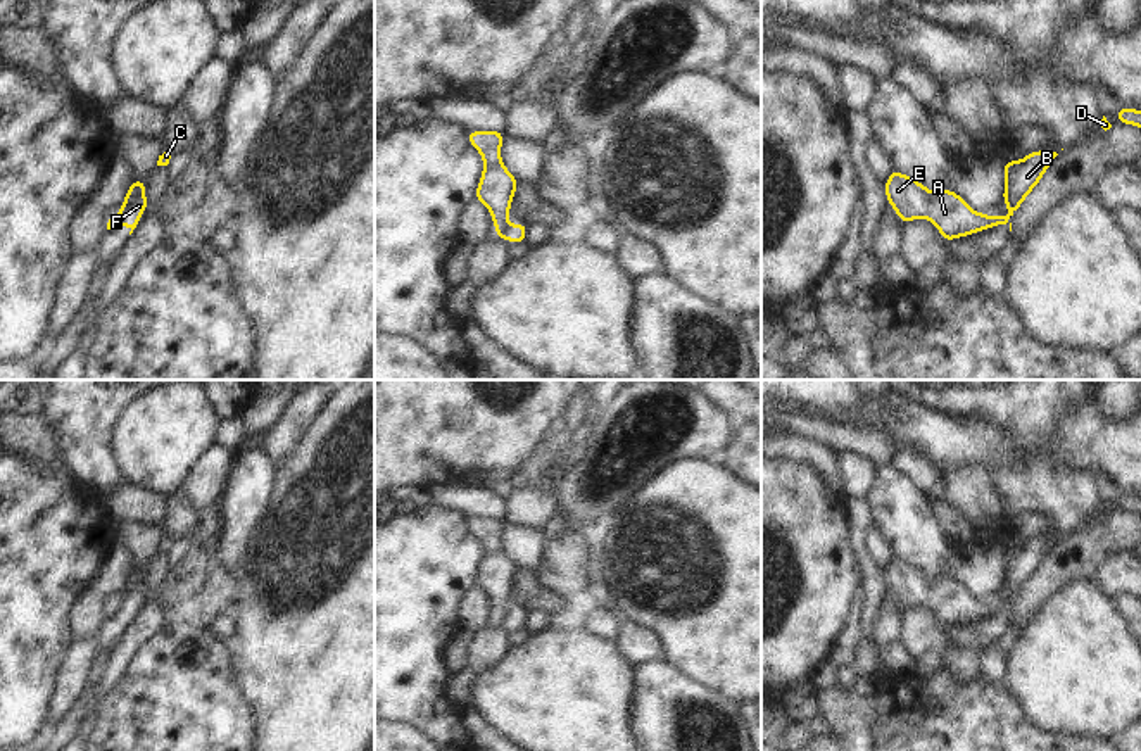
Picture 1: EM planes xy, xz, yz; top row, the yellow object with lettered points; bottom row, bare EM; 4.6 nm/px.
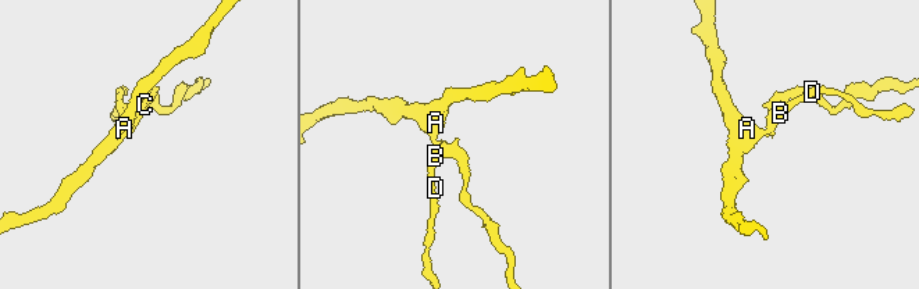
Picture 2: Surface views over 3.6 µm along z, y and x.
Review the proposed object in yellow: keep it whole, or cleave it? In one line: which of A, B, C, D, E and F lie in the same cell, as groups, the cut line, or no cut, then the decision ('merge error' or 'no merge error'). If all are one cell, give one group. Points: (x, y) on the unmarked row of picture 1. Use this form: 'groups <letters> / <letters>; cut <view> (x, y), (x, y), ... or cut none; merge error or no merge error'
groups A E / B C D F; cut yz (991, 603), (995, 612); merge error

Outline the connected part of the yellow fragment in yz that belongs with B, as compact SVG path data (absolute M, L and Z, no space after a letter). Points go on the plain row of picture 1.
M1034 537L1027 540L1022 547L1006 547L1005 549L1005 578L1003 587L1008 594L1006 603L993 603L994 613L1010 611L1008 608L1013 599L1022 592L1024 585L1032 578L1039 570L1044 558L1050 554L1051 547L1056 544L1056 539Z

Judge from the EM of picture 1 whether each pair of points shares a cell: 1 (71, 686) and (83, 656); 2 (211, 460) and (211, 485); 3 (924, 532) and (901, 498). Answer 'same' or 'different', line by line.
1: same
2: same
3: same

